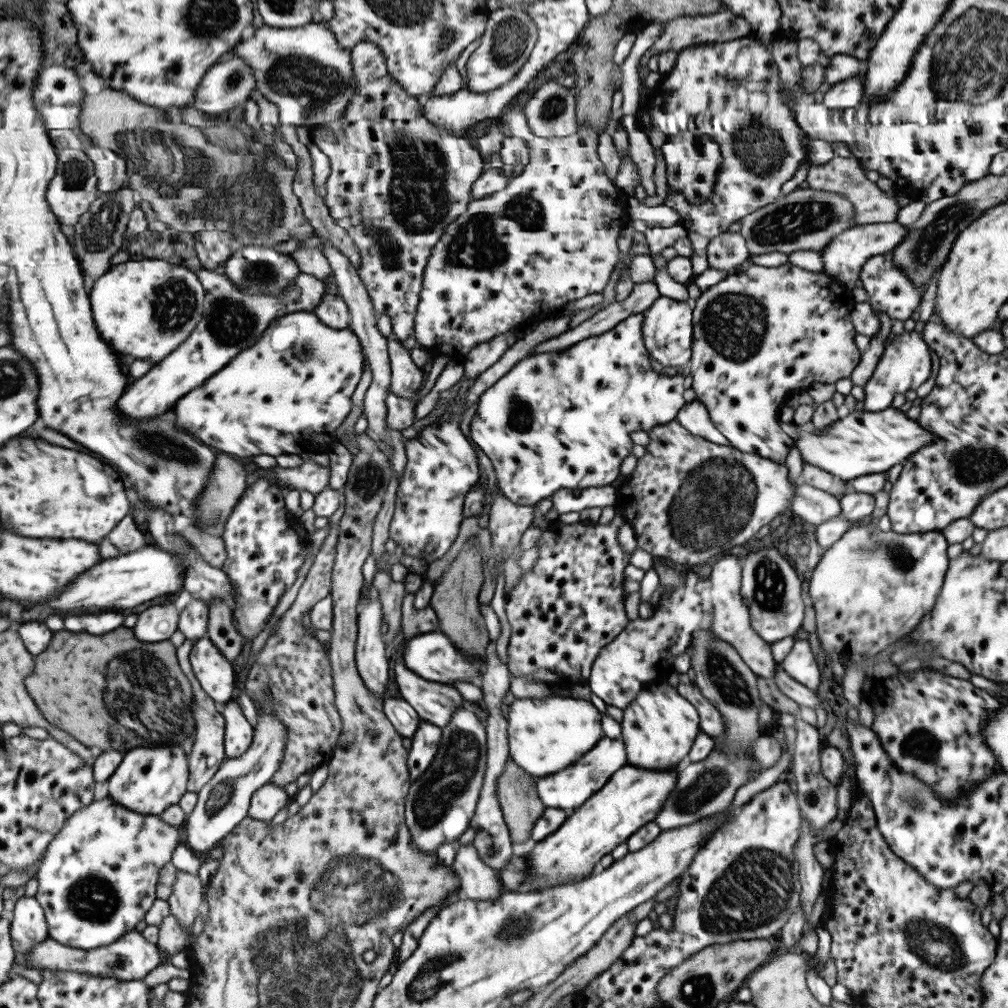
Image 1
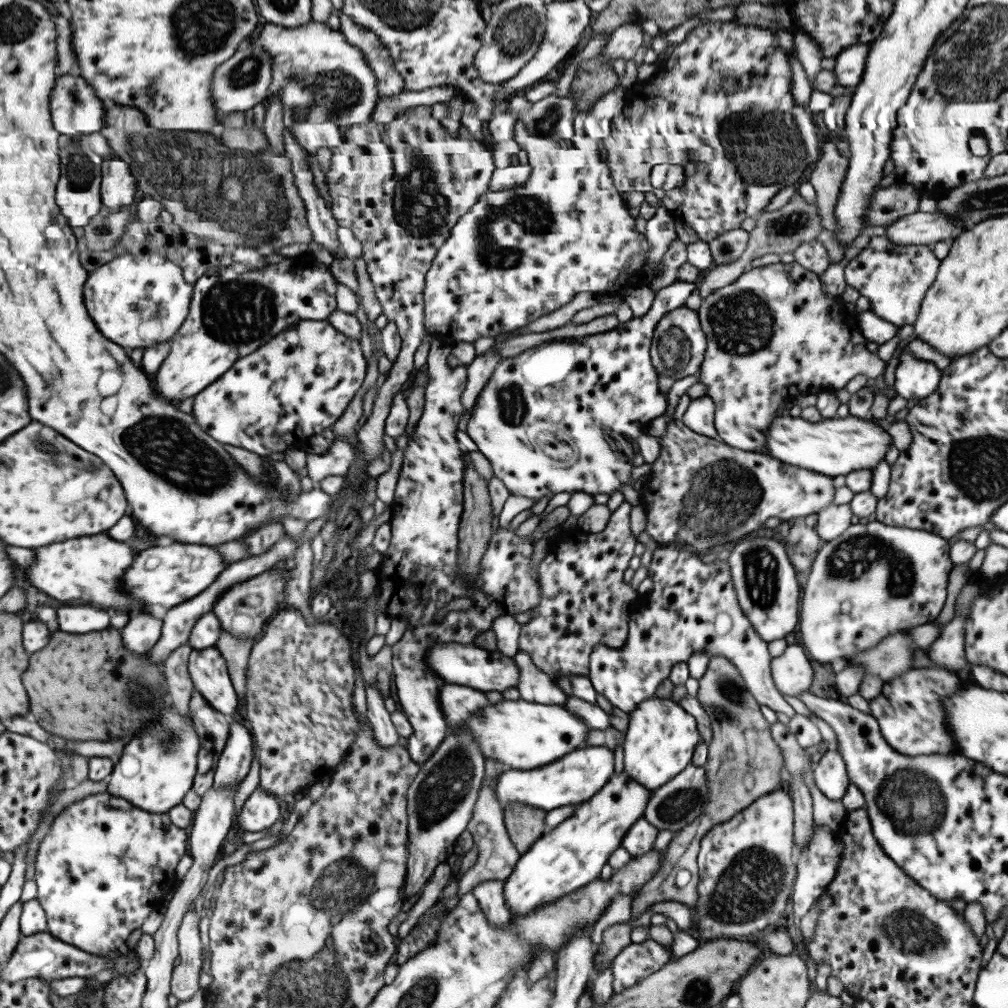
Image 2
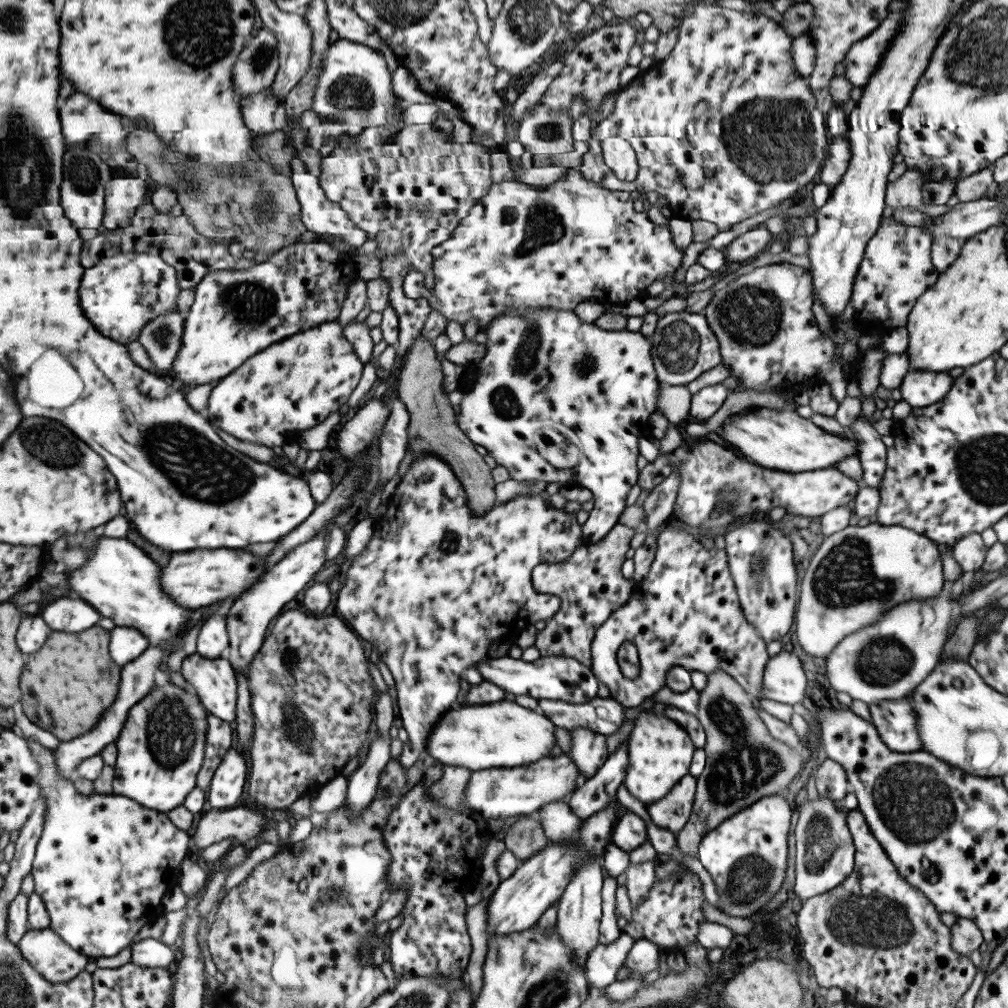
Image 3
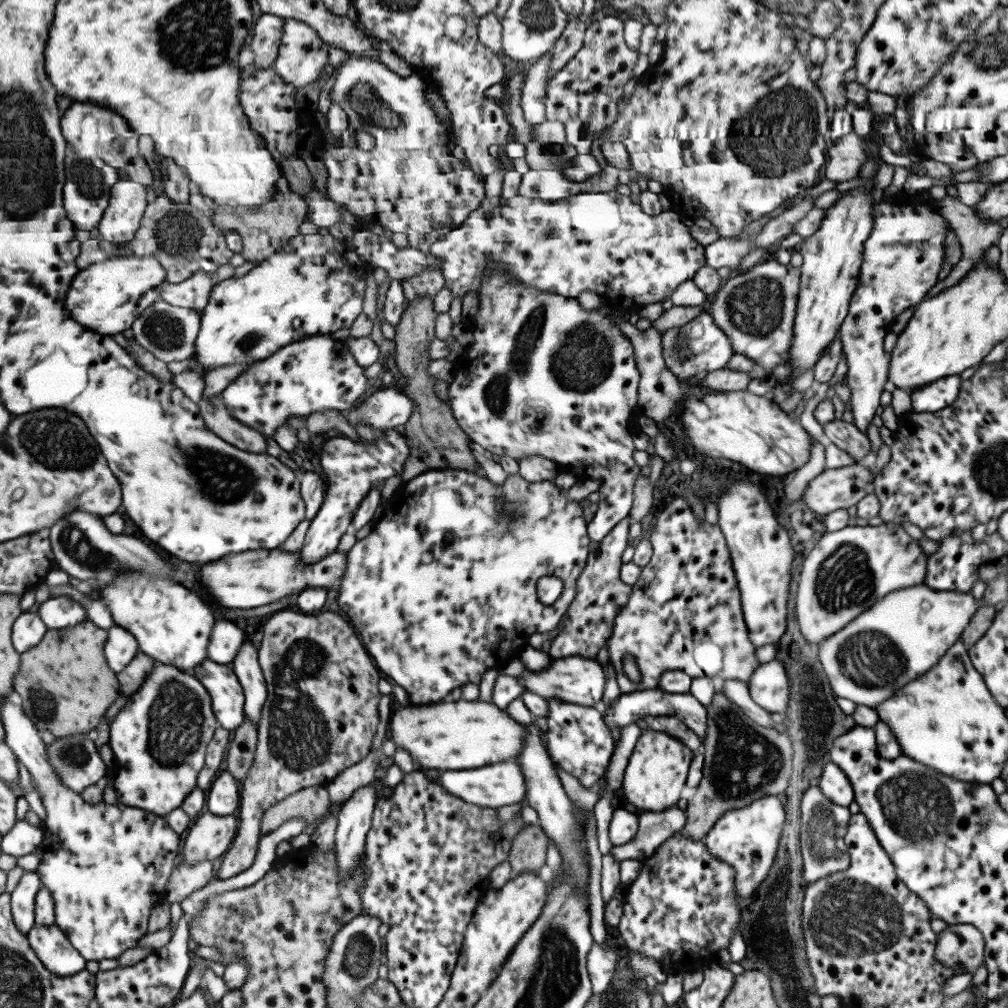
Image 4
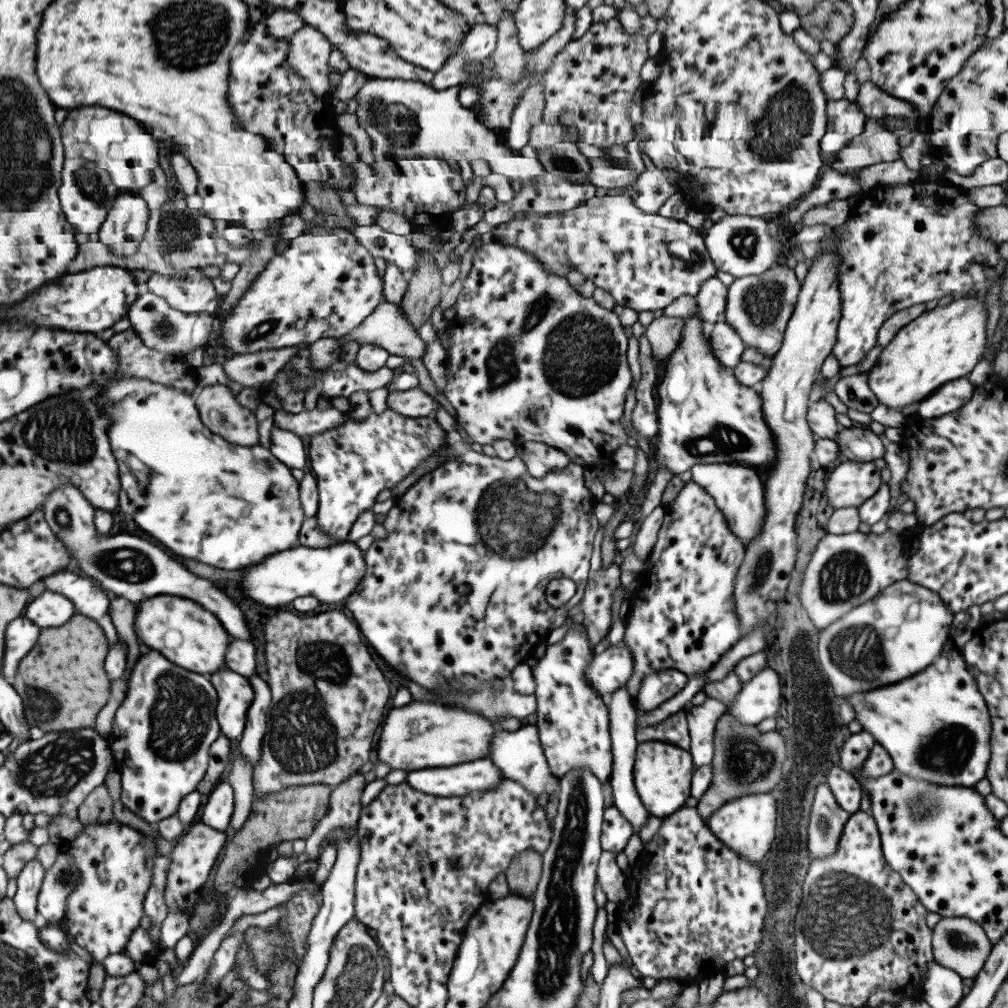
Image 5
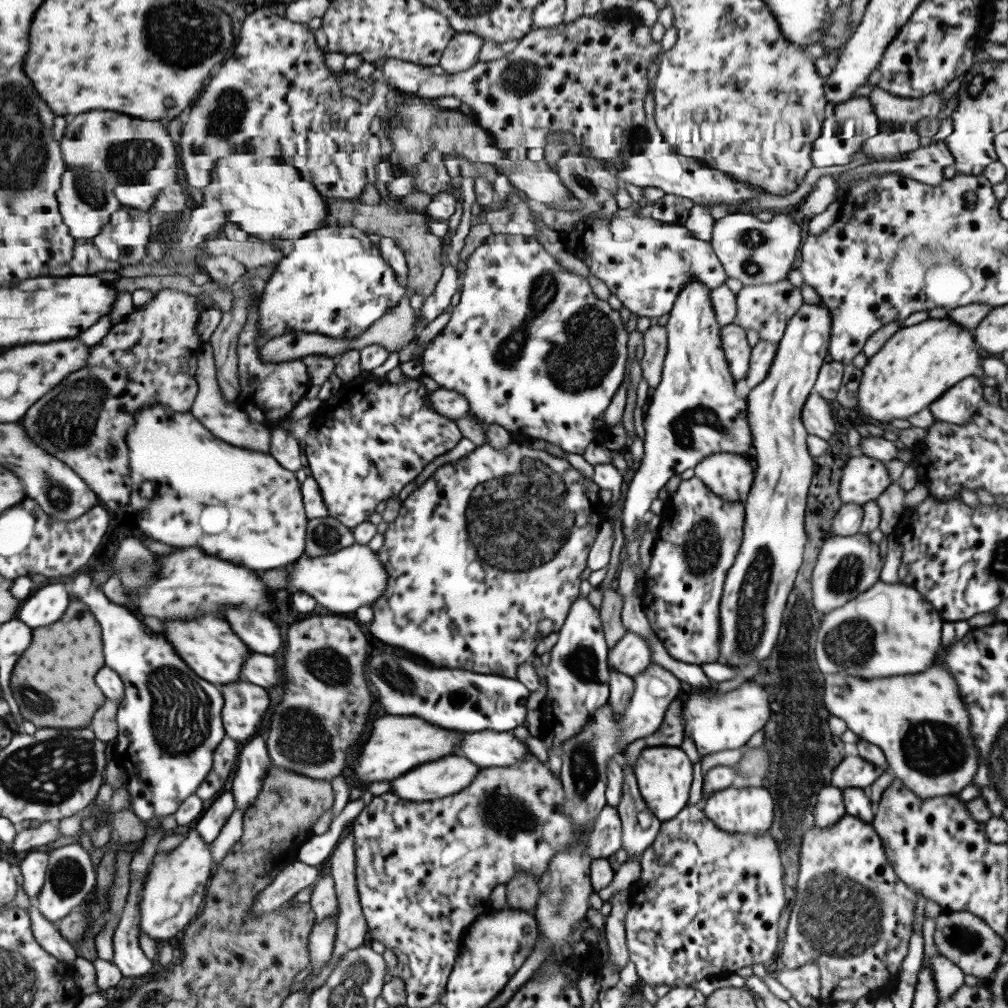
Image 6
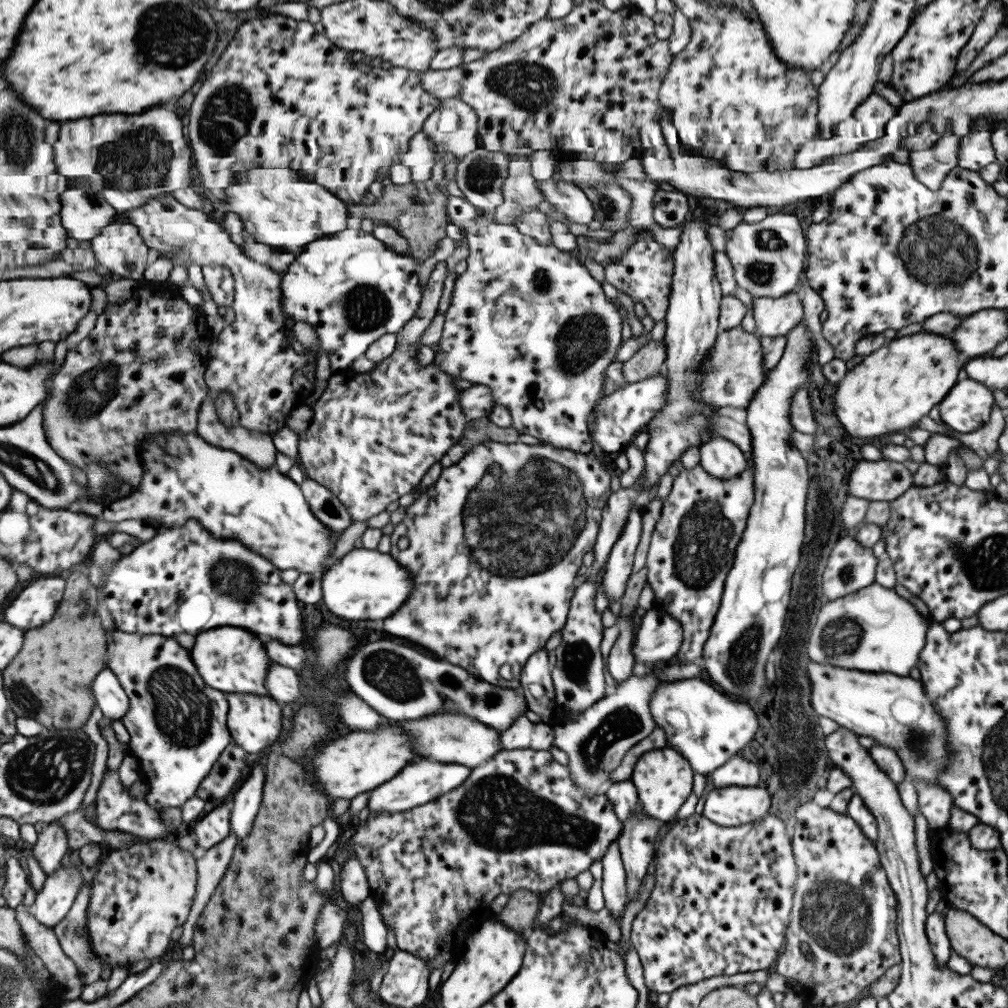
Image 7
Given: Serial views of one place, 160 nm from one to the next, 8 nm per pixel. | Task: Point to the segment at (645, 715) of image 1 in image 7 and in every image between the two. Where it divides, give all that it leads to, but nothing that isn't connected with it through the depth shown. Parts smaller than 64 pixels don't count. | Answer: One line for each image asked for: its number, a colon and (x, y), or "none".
2: (660, 736)
3: (659, 750)
4: (655, 773)
5: (661, 773)
6: (663, 774)
7: (662, 779)

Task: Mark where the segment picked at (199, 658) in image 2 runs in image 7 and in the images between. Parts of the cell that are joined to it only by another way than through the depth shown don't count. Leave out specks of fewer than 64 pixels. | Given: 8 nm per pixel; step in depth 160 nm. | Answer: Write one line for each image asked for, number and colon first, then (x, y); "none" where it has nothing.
3: (213, 681)
4: (226, 698)
5: (233, 692)
6: (244, 703)
7: (254, 721)

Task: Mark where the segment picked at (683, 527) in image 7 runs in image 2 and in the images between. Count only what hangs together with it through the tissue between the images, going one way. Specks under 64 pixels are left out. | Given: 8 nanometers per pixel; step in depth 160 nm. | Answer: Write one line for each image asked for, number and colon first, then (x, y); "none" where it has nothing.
2: (692, 606)
3: (685, 613)
4: (683, 613)
5: (681, 616)
6: (697, 536)

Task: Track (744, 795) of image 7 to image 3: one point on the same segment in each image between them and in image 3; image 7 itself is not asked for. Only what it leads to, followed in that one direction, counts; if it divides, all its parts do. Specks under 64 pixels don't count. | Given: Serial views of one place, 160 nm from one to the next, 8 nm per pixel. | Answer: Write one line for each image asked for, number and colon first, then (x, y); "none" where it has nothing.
3: (745, 856)
4: (747, 838)
5: (746, 825)
6: (747, 809)

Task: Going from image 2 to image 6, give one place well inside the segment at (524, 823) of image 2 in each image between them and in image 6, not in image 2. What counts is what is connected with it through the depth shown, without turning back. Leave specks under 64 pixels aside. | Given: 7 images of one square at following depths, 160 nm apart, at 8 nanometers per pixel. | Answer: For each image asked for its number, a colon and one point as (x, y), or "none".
3: (525, 836)
4: (526, 853)
5: (523, 873)
6: (522, 891)

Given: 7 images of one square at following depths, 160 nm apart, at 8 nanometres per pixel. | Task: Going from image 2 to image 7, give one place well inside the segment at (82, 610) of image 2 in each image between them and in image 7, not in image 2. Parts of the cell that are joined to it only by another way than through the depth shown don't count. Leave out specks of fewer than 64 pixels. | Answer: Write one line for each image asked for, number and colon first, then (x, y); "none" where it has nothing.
3: (66, 615)
4: (59, 612)
5: (50, 609)
6: (44, 604)
7: (33, 605)

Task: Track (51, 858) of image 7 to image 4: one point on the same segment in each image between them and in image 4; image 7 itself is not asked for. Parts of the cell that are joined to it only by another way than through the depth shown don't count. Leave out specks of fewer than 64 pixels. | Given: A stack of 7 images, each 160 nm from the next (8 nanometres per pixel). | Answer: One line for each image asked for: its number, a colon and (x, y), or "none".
4: (22, 900)
5: (29, 881)
6: (33, 867)

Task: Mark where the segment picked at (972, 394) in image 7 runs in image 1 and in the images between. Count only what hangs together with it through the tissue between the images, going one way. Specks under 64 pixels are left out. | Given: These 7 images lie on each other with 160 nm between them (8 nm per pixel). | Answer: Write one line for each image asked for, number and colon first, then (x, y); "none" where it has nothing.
1: (904, 364)
2: (913, 378)
3: (919, 388)
4: (933, 396)
5: (951, 396)
6: (957, 405)

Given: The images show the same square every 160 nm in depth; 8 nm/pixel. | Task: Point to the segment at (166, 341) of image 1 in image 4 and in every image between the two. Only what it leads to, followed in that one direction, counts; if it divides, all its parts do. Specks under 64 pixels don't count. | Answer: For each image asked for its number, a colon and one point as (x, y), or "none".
2: (136, 301)
3: (118, 294)
4: (105, 297)

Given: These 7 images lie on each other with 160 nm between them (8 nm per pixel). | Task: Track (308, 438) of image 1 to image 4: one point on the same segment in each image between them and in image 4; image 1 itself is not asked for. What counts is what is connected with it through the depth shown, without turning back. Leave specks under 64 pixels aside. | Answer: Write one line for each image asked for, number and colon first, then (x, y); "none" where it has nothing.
2: (272, 399)
3: (294, 384)
4: (317, 373)

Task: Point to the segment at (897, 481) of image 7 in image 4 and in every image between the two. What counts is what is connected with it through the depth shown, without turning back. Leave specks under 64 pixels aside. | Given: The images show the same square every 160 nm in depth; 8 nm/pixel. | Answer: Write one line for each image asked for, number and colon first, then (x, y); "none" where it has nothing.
4: (832, 489)
5: (850, 483)
6: (863, 479)

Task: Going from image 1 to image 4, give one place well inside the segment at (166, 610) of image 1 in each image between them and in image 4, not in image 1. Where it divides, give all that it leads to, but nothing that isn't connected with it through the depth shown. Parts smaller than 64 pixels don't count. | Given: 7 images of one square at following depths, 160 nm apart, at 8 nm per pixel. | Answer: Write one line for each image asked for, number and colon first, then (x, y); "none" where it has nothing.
2: (140, 633)
3: (126, 644)
4: (120, 647)

